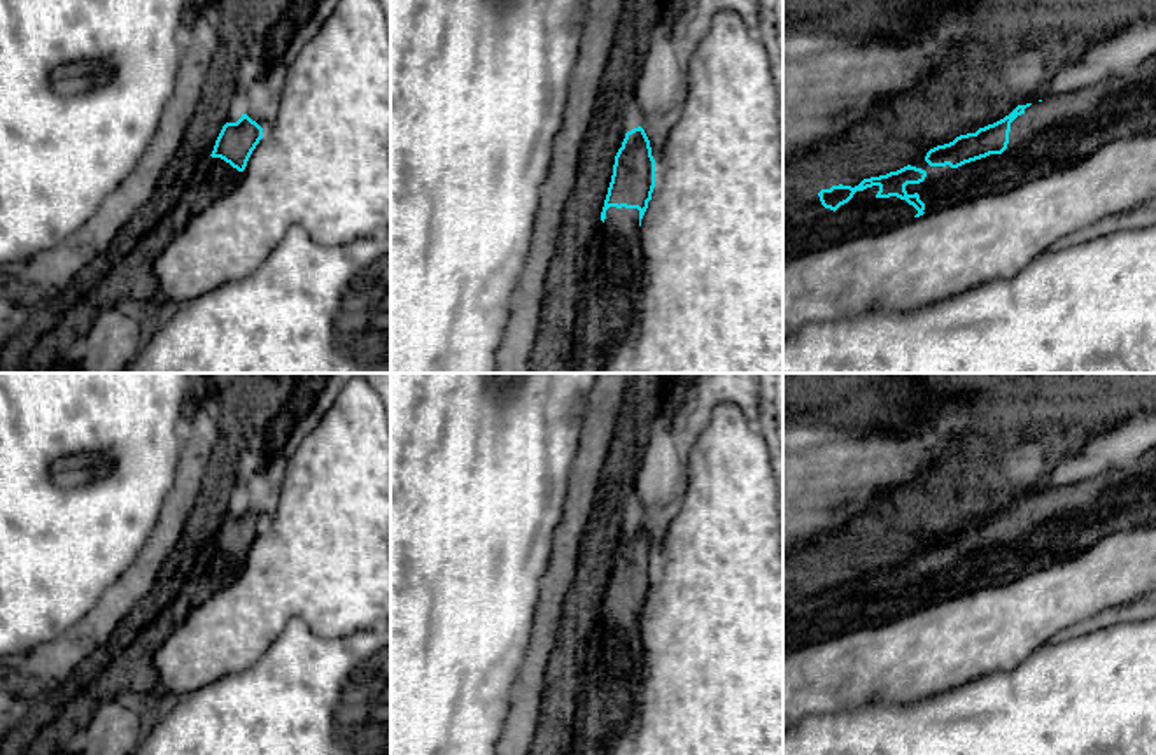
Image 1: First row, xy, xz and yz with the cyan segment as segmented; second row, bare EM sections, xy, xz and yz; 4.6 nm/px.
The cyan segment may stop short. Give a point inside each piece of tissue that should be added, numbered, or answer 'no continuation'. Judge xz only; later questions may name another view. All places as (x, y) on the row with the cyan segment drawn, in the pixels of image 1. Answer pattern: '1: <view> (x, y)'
1: xz (606, 305)

